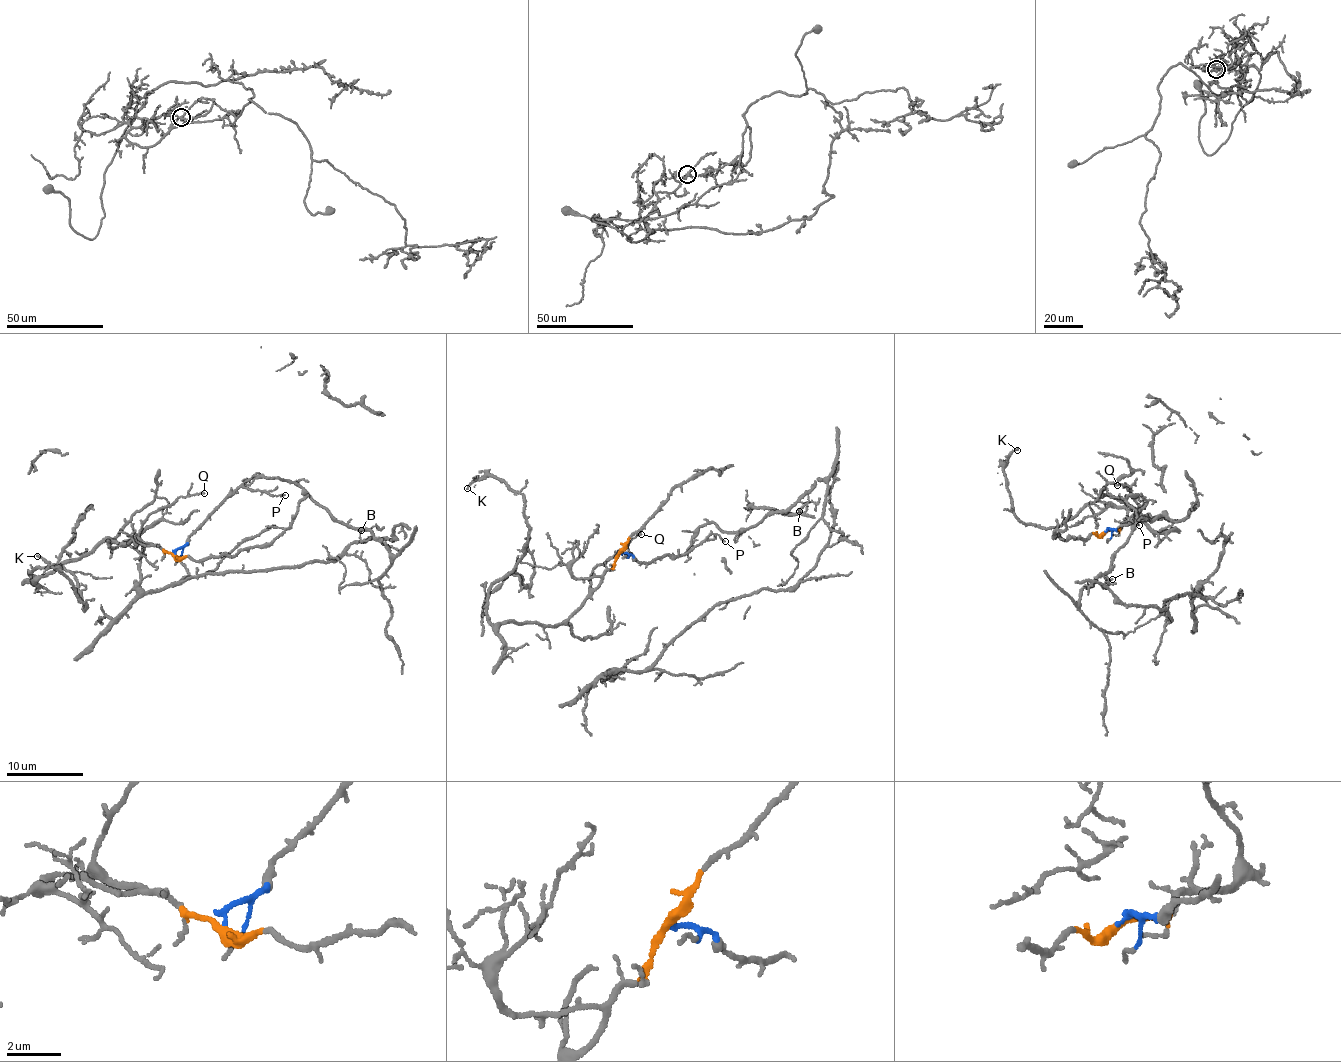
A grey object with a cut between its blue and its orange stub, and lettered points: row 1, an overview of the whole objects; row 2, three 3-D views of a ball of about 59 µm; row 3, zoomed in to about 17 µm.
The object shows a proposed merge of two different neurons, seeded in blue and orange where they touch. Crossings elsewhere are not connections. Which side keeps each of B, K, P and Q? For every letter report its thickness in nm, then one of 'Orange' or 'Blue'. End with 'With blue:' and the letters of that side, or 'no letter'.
B: Thickness 120 nm. Blue
K: Thickness 160 nm. Orange
P: Thickness 110 nm. Blue
Q: Thickness 130 nm. Orange
With blue: B, P

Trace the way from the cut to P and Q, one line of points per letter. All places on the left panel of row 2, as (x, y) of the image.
P: (175, 553), (241, 486), (273, 496), (285, 494)
Q: (175, 555), (138, 537), (141, 522), (180, 498), (205, 493)

